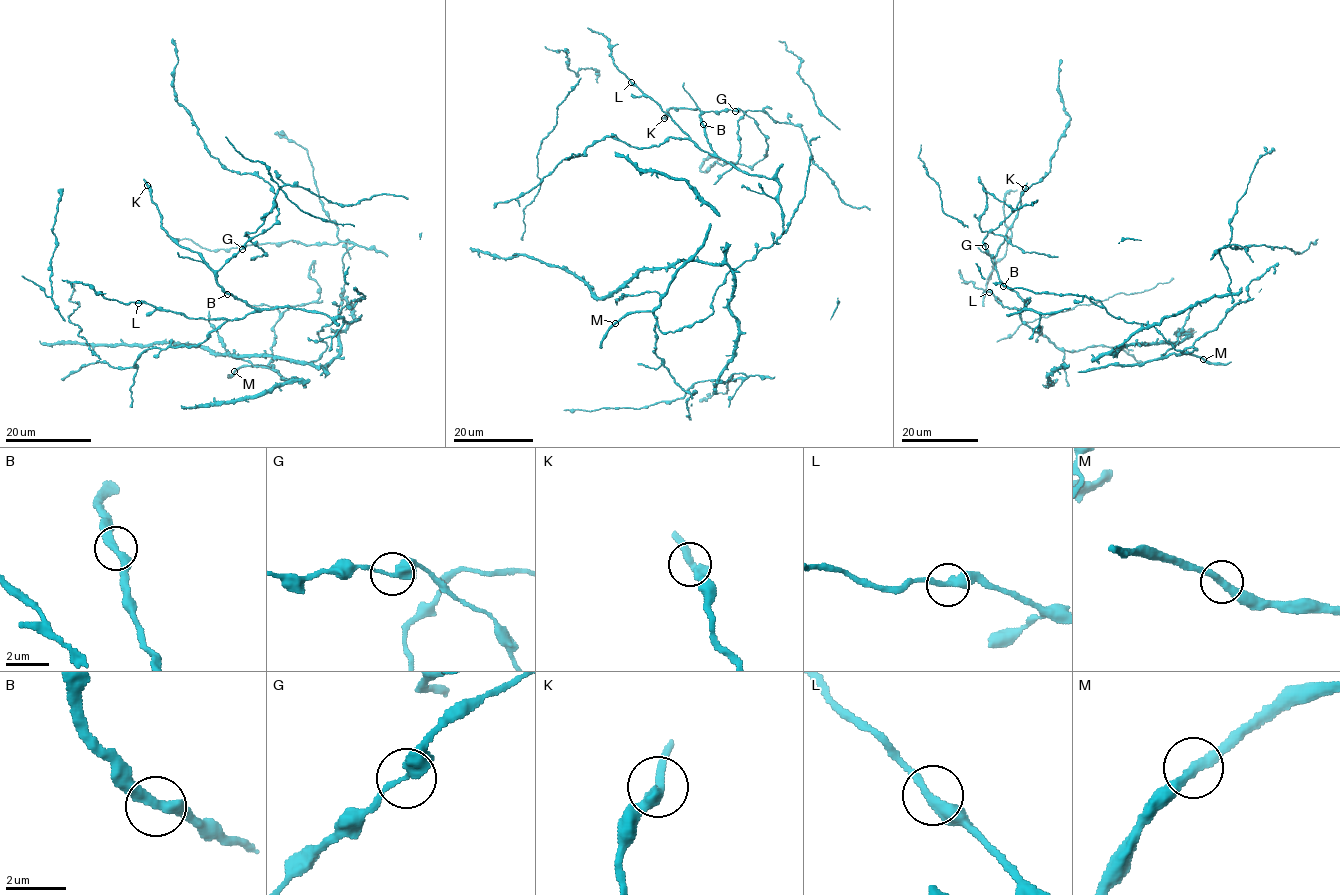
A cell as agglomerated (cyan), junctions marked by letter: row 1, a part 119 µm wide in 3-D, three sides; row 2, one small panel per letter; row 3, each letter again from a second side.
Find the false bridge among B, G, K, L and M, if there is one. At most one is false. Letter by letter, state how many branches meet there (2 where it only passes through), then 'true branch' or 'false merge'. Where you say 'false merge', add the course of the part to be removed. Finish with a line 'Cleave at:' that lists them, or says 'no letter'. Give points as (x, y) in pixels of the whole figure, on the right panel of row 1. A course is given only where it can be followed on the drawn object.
B: 2 | true branch
G: 2 | true branch
K: 2 | true branch
L: 2 | true branch
M: 2 | true branch
Cleave at: no letter

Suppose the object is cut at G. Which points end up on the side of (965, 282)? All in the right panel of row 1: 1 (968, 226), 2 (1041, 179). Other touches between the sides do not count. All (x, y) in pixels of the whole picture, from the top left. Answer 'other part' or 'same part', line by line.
1: same part
2: other part

